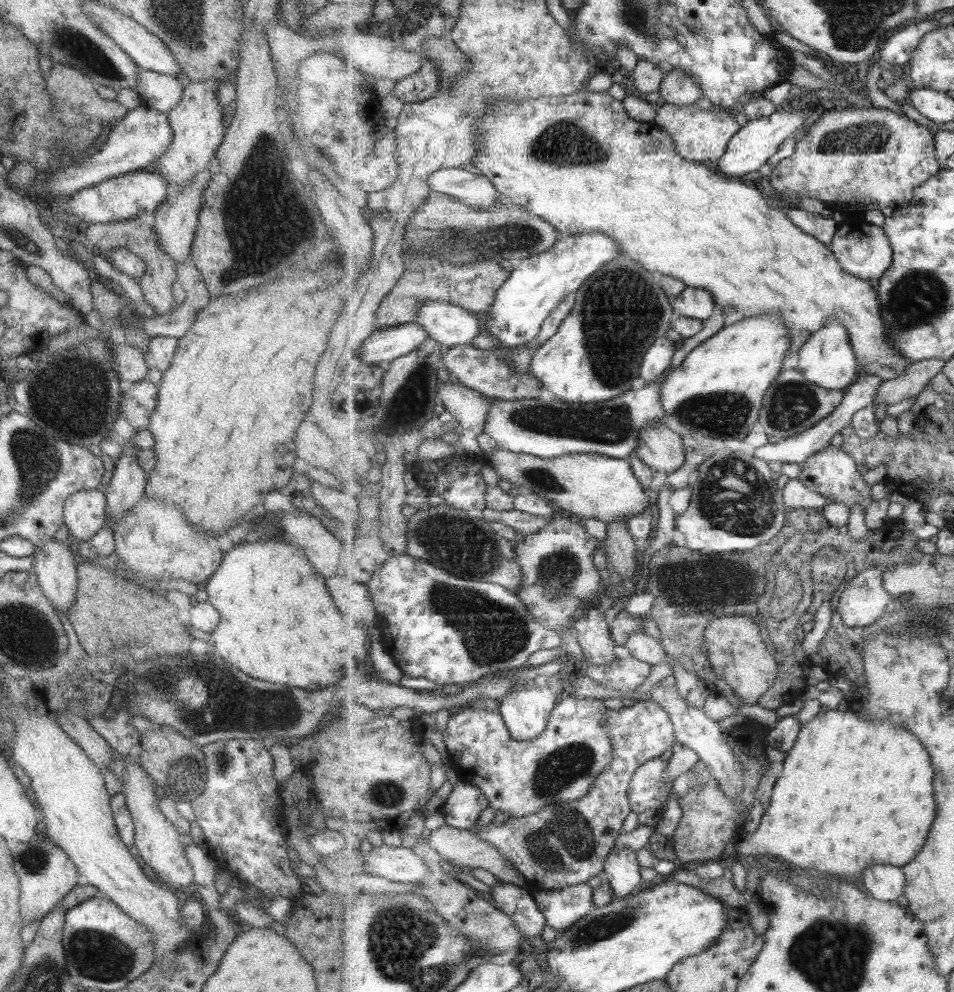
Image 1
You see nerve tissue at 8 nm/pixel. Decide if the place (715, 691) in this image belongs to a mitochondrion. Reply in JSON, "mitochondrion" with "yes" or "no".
{"mitochondrion":"no"}

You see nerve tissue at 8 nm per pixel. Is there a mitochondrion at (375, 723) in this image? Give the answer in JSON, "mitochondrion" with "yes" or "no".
{"mitochondrion":"no"}

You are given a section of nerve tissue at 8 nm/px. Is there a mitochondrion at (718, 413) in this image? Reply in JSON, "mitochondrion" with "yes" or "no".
{"mitochondrion":"yes"}

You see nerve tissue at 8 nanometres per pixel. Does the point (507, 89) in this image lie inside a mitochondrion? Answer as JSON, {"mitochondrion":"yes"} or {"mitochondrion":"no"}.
{"mitochondrion":"yes"}

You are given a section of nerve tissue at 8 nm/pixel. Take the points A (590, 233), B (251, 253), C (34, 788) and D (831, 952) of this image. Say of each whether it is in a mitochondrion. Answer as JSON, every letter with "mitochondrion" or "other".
{"A":"other","B":"mitochondrion","C":"other","D":"mitochondrion"}

